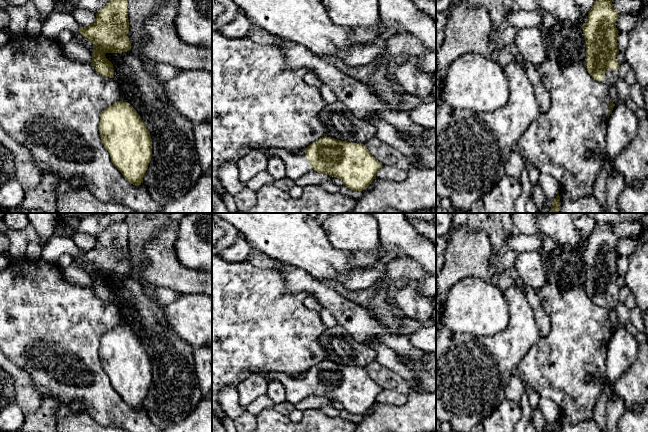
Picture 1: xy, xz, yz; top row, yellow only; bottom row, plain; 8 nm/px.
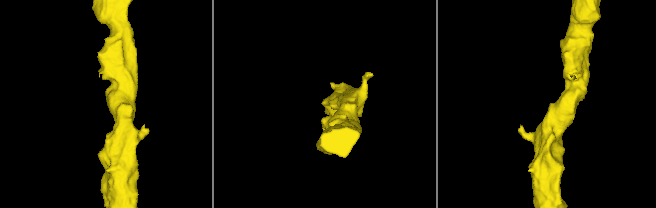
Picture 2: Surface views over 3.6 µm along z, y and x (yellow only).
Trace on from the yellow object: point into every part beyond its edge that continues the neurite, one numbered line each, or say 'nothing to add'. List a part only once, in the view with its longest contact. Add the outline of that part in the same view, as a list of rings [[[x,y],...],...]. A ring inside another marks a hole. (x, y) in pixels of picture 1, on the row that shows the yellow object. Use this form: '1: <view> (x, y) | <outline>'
1: yz (611, 76) | [[[619,69],[606,70],[604,79],[600,83],[606,85],[607,87],[613,87],[616,84],[616,81],[620,77]]]

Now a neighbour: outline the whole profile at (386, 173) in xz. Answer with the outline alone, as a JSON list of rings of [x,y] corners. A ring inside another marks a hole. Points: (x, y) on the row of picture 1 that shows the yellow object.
[[[383,166],[376,173],[376,178],[384,181],[401,182],[407,178],[407,171],[398,169],[396,167]]]

